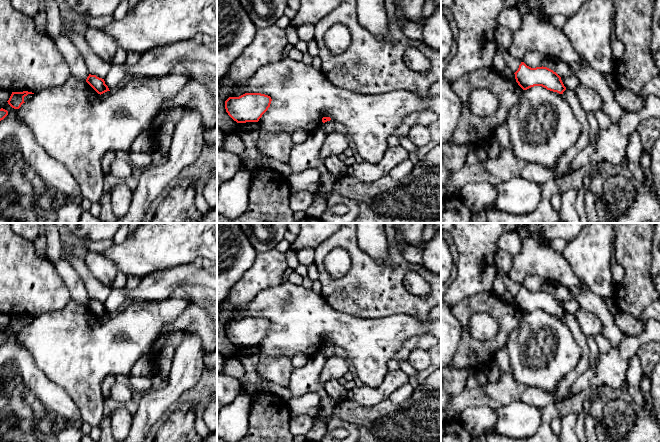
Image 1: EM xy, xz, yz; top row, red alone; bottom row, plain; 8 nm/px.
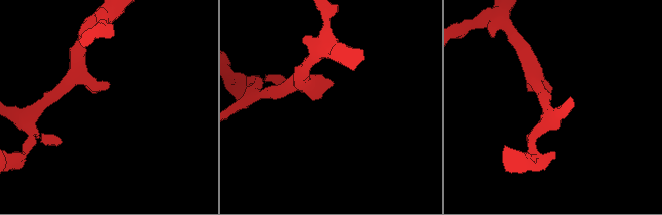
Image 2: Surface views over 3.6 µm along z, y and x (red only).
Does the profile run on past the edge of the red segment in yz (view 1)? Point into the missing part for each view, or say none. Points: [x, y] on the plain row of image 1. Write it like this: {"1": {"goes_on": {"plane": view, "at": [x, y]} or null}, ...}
{"1": {"goes_on": null}}

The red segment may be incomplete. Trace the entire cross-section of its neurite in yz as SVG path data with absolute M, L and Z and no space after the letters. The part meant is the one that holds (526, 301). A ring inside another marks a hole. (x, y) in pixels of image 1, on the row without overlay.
M521 286L518 294L514 297L518 309L527 314L534 310L542 310L547 314L563 318L566 314L561 301L547 291L531 292Z

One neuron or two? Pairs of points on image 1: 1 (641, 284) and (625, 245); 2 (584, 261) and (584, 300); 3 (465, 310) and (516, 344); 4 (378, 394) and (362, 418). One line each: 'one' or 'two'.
1: one
2: two
3: two
4: two

